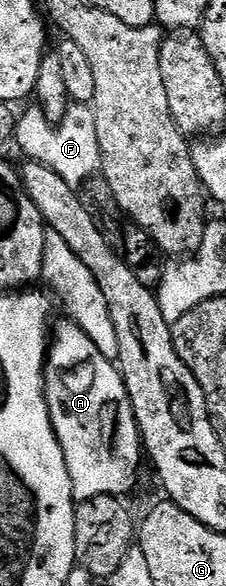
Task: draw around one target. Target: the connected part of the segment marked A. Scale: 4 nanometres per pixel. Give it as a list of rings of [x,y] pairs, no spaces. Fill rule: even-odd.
[[[63,321],[57,326],[55,323],[54,333],[50,338],[44,367],[44,398],[48,401],[52,427],[62,448],[66,468],[70,472],[72,497],[77,503],[81,503],[94,496],[125,496],[136,486],[140,454],[142,458],[142,439],[124,378],[120,375],[117,363],[98,352],[98,344],[94,344],[94,340],[90,340],[90,336],[82,332],[77,322]]]

